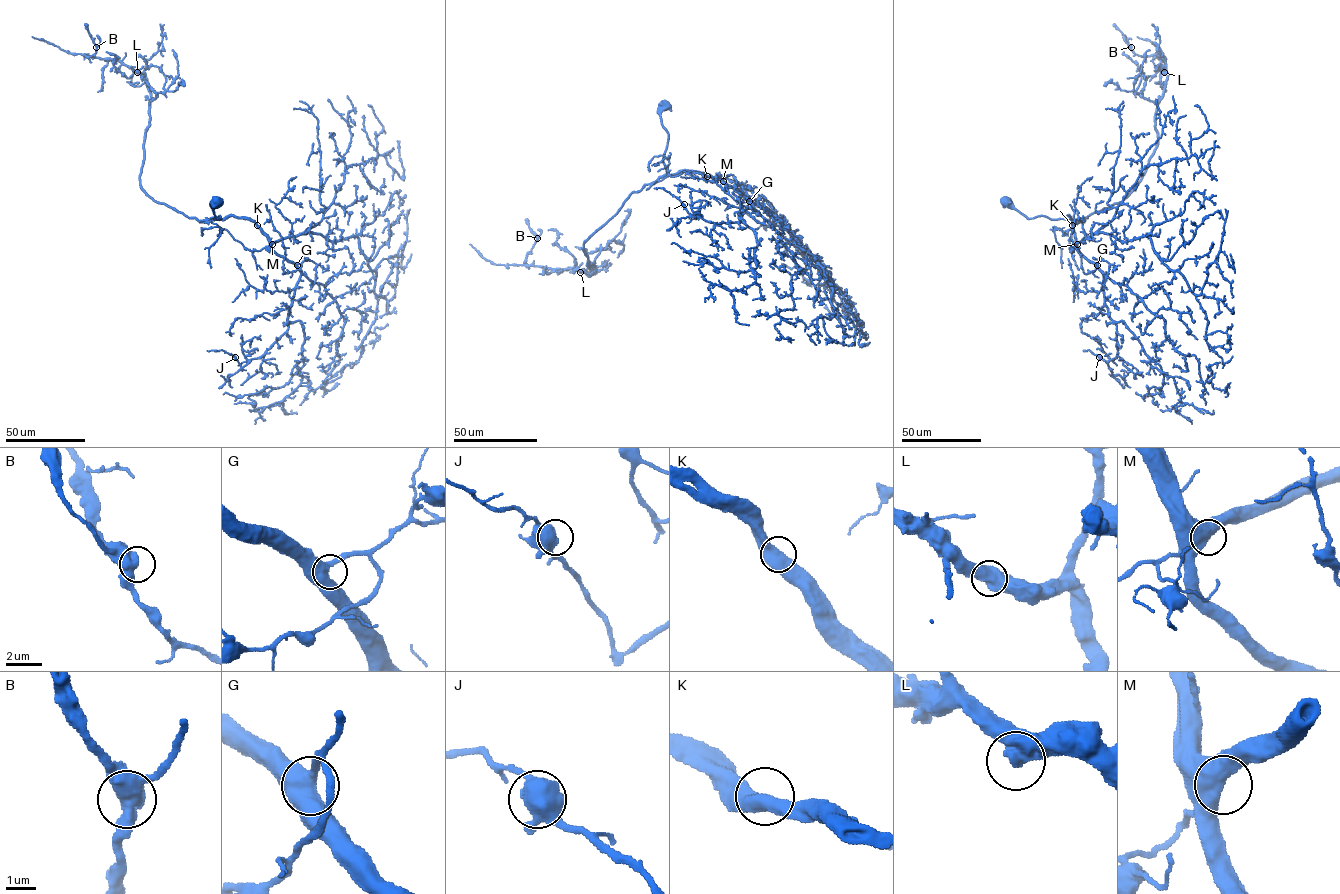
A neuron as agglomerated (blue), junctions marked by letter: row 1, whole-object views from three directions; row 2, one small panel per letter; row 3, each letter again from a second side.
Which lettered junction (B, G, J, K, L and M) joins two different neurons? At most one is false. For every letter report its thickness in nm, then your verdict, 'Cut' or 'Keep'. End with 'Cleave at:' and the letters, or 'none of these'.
B: Thickness 600 nm. Keep
G: Thickness 550 nm. Keep
J: Thickness 550 nm. Keep
K: Thickness 600 nm. Keep
L: Thickness 550 nm. Keep
M: Thickness 600 nm. Keep
Cleave at: none of these

